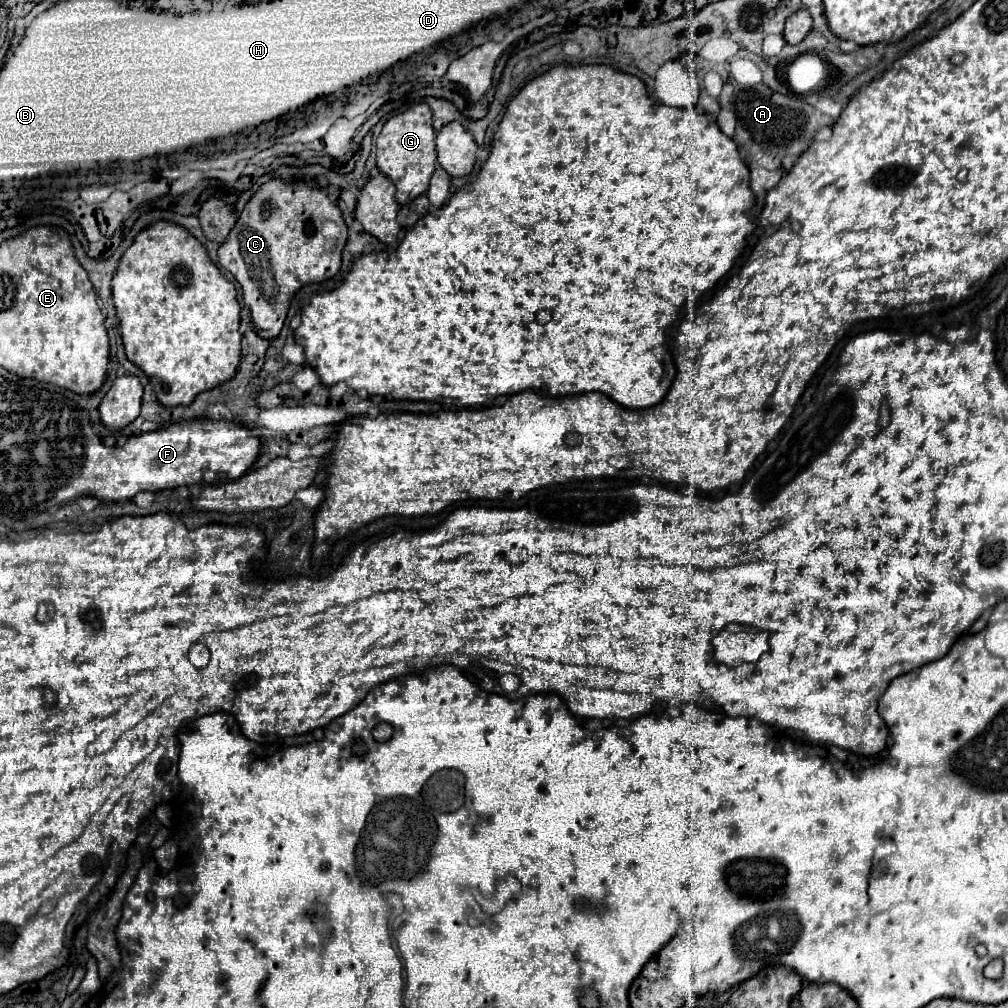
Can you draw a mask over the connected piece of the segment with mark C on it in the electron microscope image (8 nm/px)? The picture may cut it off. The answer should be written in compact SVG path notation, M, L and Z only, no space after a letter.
M272 179L264 183L258 193L246 203L236 227L230 231L226 243L218 249L218 261L240 283L244 293L242 299L250 309L254 331L262 339L270 341L280 335L294 293L308 283L322 283L326 279L332 279L340 271L344 245L346 241L342 213L338 205L328 199L328 193L324 189L314 189L304 183L284 183L280 179Z

